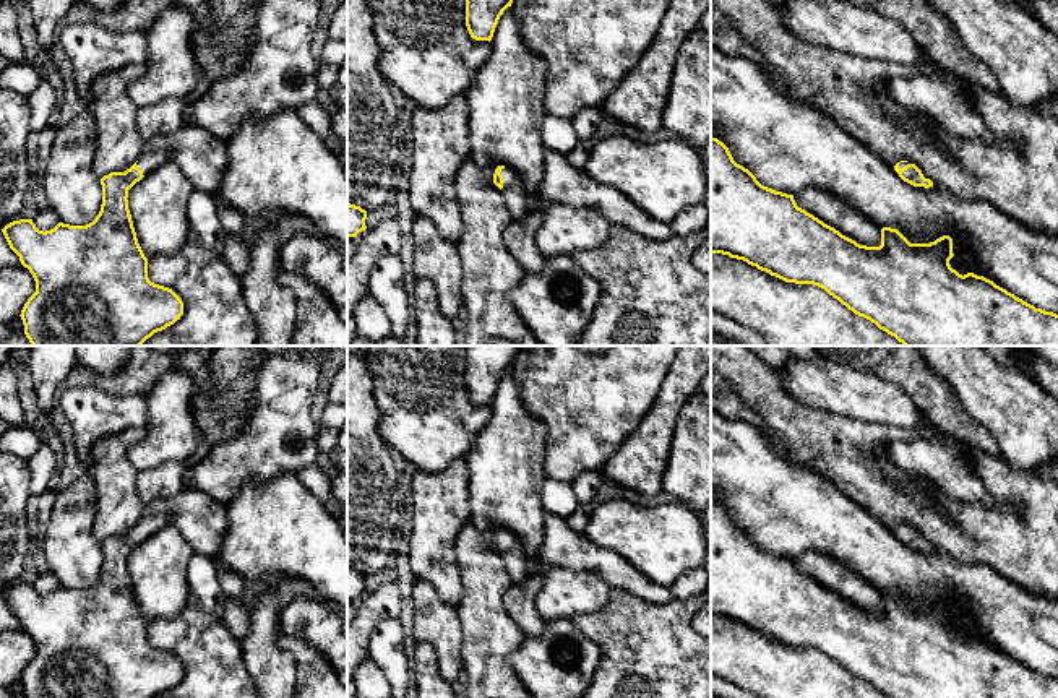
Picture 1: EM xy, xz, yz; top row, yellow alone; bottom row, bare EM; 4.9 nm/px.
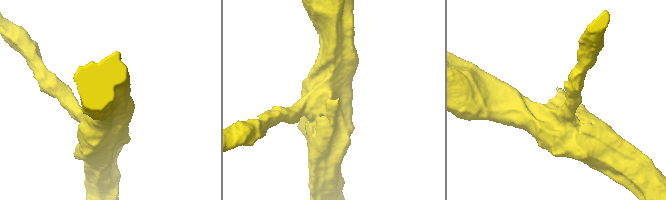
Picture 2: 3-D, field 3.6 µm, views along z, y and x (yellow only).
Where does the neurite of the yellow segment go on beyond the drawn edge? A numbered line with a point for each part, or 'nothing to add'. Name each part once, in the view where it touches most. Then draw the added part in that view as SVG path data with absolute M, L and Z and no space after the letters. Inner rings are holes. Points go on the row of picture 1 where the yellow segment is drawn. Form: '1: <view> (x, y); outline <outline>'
1: xz (516, 198); outline M501 169L503 188L501 195L505 198L506 208L513 219L521 219L526 213L529 195L526 192L523 179L513 169Z

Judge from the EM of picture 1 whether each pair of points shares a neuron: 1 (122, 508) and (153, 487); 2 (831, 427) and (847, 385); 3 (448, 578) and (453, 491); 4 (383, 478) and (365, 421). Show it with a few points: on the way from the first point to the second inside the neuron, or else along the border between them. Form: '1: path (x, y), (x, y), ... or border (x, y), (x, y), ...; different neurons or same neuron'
1: border (137, 471), (137, 492), (145, 504); different neurons
2: border (799, 403), (873, 422); different neurons
3: path (427, 562), (432, 552), (438, 515); same neuron
4: path (369, 463), (365, 460), (365, 435); same neuron

